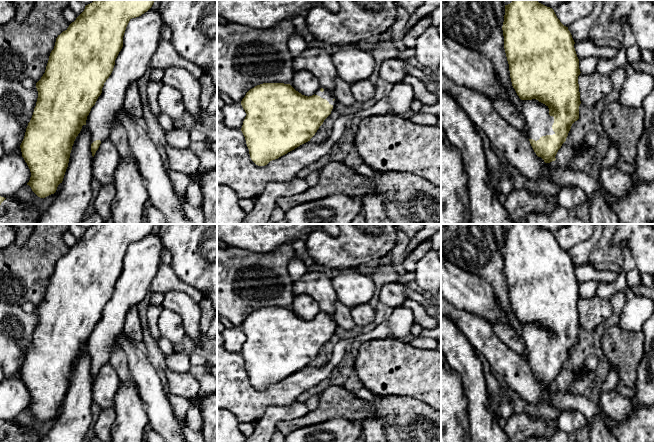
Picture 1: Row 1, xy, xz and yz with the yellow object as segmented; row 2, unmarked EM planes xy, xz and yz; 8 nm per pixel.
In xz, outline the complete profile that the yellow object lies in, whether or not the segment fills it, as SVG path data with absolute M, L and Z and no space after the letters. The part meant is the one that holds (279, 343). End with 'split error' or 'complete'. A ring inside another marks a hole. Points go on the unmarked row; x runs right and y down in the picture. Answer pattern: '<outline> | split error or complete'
M263 307L250 313L241 325L247 338L241 355L251 384L258 390L265 390L310 365L337 328L334 319L323 312L309 321L284 307Z | split error

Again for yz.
M512 224L510 228L505 229L502 254L512 310L522 326L527 362L536 379L545 387L550 387L556 384L555 380L566 365L572 348L579 343L581 325L578 300L581 296L574 272L575 266L568 251L560 246L554 234L537 224Z | split error

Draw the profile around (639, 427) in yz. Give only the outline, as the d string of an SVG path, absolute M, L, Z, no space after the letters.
M654 405L635 407L623 423L603 418L617 442L654 442Z

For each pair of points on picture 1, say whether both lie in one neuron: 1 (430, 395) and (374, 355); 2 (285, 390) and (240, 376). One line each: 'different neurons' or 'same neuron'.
1: same neuron
2: same neuron

